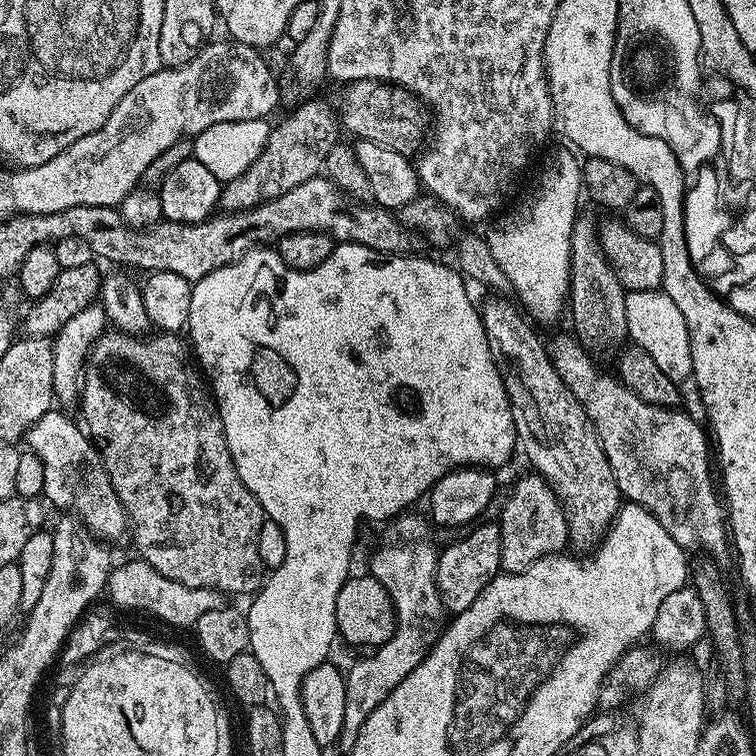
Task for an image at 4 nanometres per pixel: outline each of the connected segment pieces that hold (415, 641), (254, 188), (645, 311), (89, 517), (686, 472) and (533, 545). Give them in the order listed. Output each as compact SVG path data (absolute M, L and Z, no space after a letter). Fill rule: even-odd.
M401 514L387 525L388 541L372 556L370 575L390 594L396 611L396 629L391 638L375 649L365 660L347 669L346 715L342 721L339 747L350 750L362 730L362 722L383 702L418 665L438 642L446 627L446 609L436 585L436 558L438 548L428 541L428 524L420 516ZM445 616L445 620L444 620Z
M315 100L295 107L290 116L280 125L273 127L268 134L268 141L258 154L258 158L238 178L227 181L220 189L219 207L224 212L241 212L254 206L262 206L294 186L302 186L310 178L321 175L326 156L341 139L342 125L334 115L334 110L322 106Z
M638 290L626 295L626 326L631 343L635 347L646 350L655 364L661 368L666 378L684 382L692 375L692 351L690 350L690 334L686 330L686 322L674 302L670 302L663 290Z
M59 410L42 414L26 433L27 447L38 458L42 458L43 499L56 508L67 510L92 536L101 541L116 540L129 531L128 516L119 498L114 494L114 486L108 481L108 474L100 463L100 453L92 443L87 431Z
M571 335L560 336L556 341L550 344L550 357L554 370L558 372L558 378L562 380L564 385L570 390L570 394L574 394L574 398L584 407L584 413L588 416L589 422L592 423L592 429L596 432L597 438L600 440L602 450L606 454L606 458L610 462L610 470L614 474L614 478L618 482L618 490L621 497L625 501L637 504L645 508L650 515L658 521L661 526L668 531L670 538L674 538L674 542L678 542L681 548L691 550L691 548L701 548L701 553L707 554L713 561L721 562L730 556L730 531L729 524L726 519L726 508L722 503L721 493L718 491L718 484L712 481L712 472L714 476L714 464L708 461L708 452L710 456L710 436L706 431L705 425L699 419L689 416L684 410L676 408L663 408L662 406L654 406L650 402L642 402L642 398L638 398L638 394L634 394L627 386L620 383L615 375L600 372L600 368L595 364L593 357L587 348L580 345L580 341Z
M531 475L524 476L517 482L512 501L505 506L498 517L502 534L500 566L508 574L524 572L542 558L563 553L570 544L564 507L560 505L555 490L548 485L543 476Z

